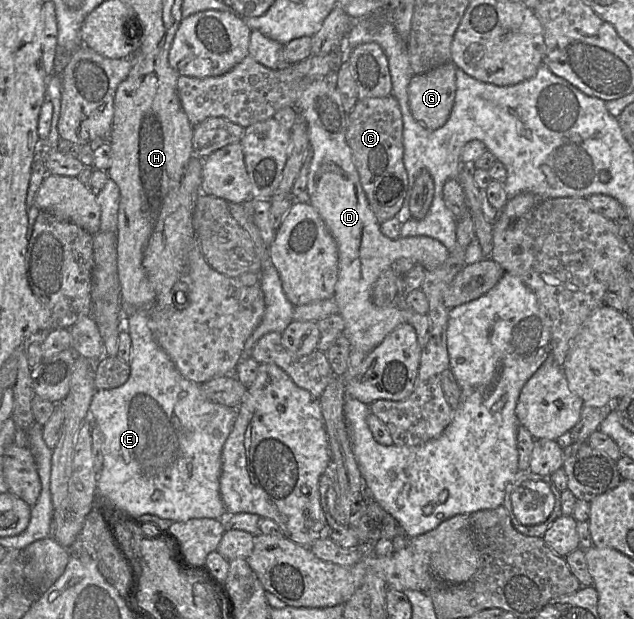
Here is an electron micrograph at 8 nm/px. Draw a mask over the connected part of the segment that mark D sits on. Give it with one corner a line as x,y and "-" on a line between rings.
335,72
308,82
295,103
298,119
306,123
313,157
308,173
309,203
323,219
338,249
339,272
334,300
338,314
345,323
345,335
352,349
369,354
390,333
406,323
399,305
378,307
372,300
373,287
381,273
402,258
412,259
426,271
436,269
449,256
448,249
428,236
390,239
383,234
381,224
373,212
362,187
346,141
348,114
346,113

